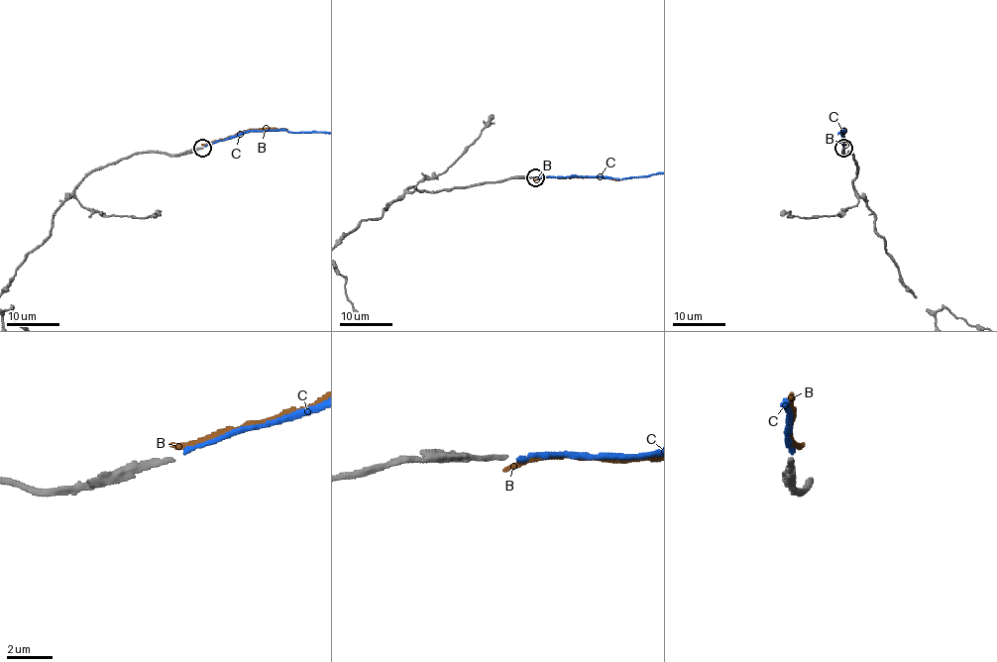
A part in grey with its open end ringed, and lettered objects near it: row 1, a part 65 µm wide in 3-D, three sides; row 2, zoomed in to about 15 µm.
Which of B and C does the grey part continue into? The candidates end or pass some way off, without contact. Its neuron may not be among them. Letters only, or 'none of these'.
C

